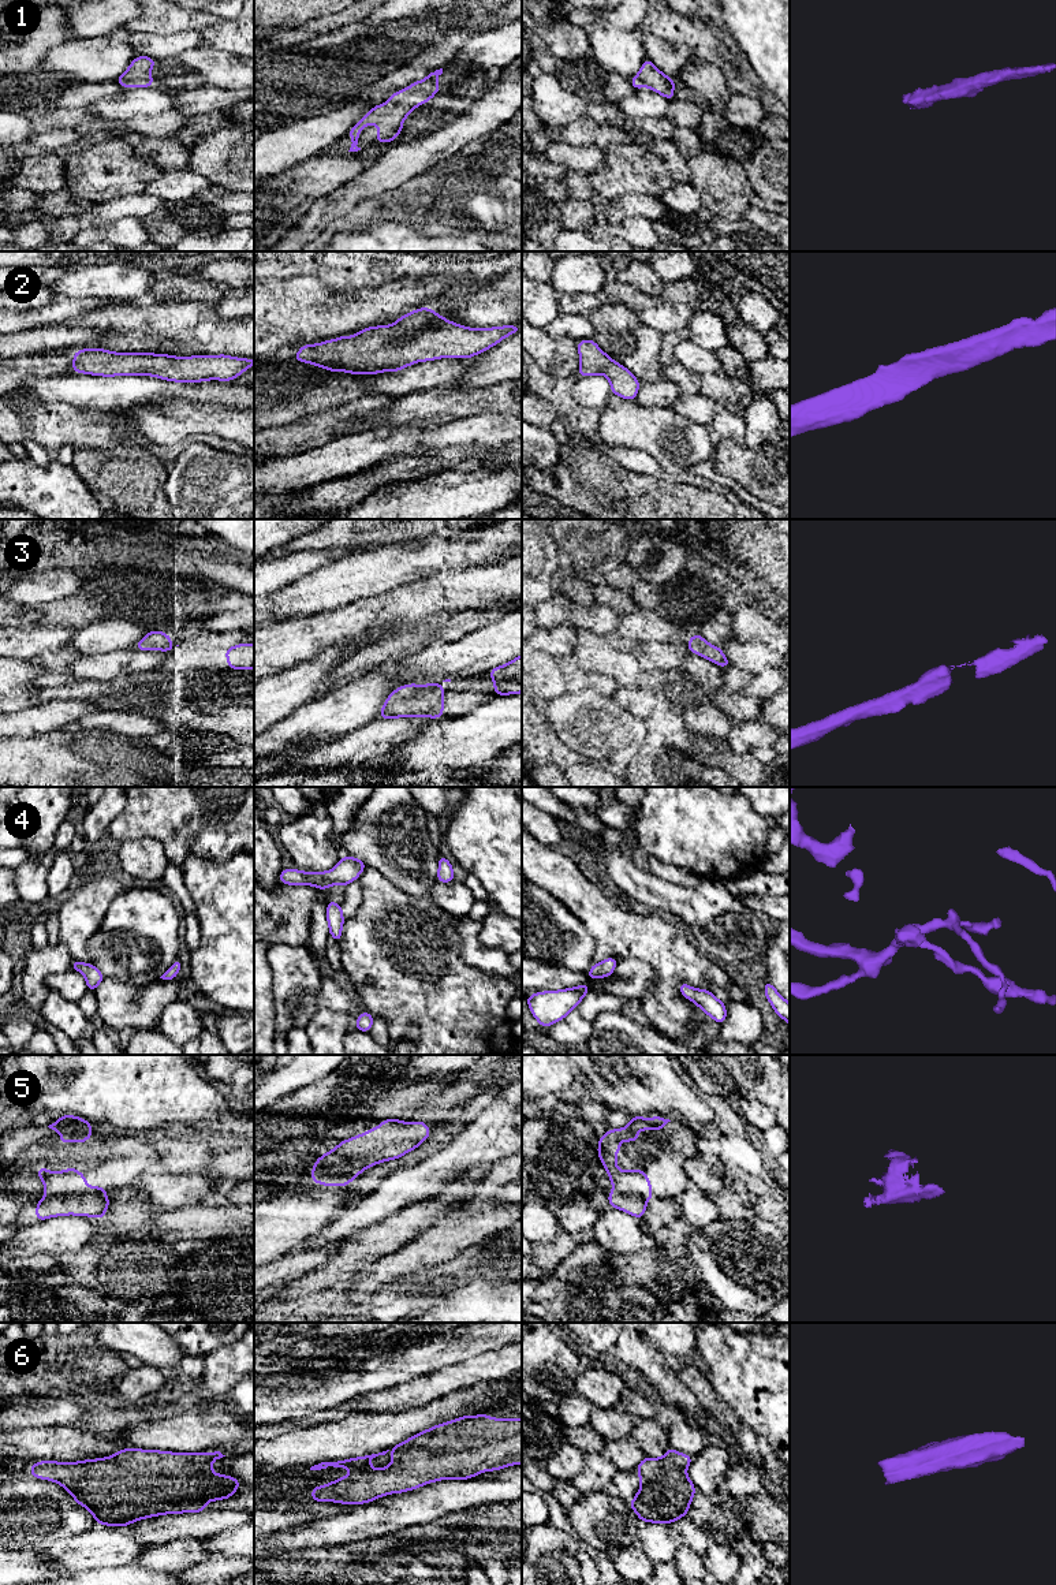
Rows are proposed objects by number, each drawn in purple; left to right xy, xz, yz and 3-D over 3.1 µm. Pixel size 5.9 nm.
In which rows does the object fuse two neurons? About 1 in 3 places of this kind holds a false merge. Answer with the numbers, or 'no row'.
3, 5

